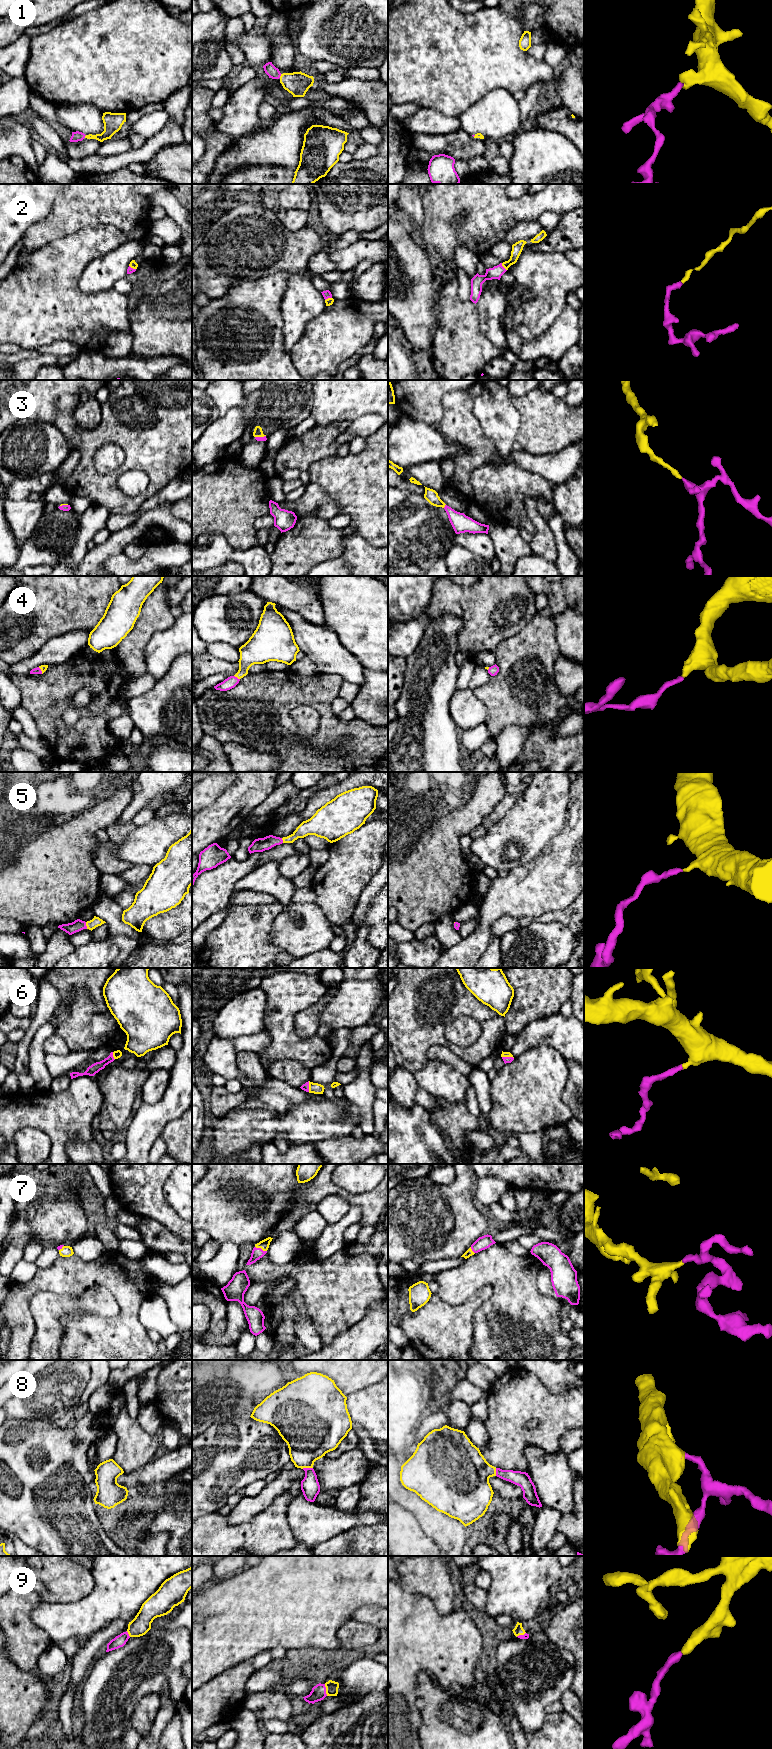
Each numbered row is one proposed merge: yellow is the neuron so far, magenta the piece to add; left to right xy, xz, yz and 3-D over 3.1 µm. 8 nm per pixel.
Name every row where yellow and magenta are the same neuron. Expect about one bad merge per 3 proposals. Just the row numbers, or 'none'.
1, 2, 3, 4, 5, 6, 7, 8, 9

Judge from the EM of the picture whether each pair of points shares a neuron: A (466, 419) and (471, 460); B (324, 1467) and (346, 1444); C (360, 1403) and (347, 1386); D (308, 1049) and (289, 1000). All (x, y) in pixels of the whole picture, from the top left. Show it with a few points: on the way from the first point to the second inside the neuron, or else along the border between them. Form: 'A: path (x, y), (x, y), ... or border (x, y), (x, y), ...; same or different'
A: path (466, 429), (473, 439), (473, 450); same
B: border (355, 1449), (346, 1451), (336, 1458), (324, 1456); different
C: border (374, 1383), (352, 1391), (346, 1396); different
D: path (295, 1040), (287, 1032), (287, 1013); same

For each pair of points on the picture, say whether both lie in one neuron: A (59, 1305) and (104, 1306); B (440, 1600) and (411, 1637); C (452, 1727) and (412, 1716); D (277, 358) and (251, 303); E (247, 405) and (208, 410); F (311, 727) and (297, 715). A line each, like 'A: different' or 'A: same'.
A: same
B: different
C: different
D: same
E: different
F: same

